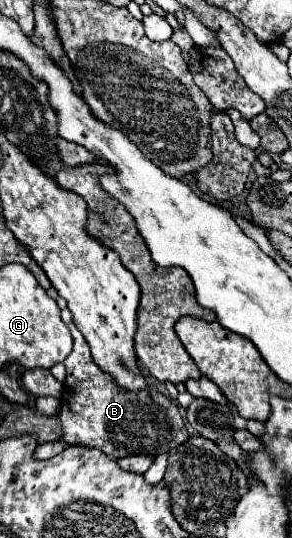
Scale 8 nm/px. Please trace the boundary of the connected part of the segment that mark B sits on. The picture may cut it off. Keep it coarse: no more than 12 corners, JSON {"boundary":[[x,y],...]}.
{"boundary":[[81,331],[63,361],[65,443],[119,459],[187,441],[173,399],[95,365]]}

